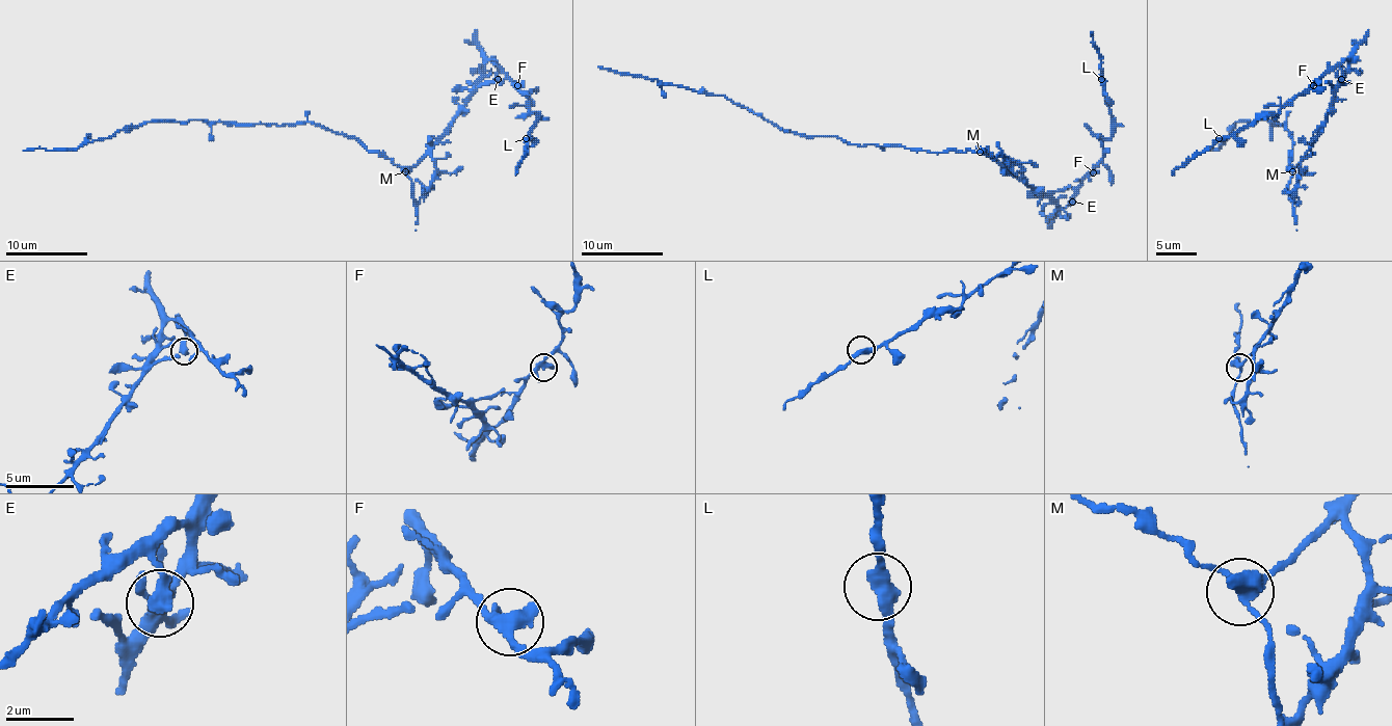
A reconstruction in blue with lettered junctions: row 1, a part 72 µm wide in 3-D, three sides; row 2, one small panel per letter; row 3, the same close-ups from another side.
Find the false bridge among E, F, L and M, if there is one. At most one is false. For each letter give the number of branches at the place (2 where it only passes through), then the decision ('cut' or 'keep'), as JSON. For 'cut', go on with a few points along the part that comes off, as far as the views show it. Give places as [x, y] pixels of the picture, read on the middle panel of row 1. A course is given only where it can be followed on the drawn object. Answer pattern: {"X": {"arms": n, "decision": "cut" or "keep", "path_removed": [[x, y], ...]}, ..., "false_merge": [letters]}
{"E": {"arms": 1, "decision": "keep"}, "F": {"arms": 3, "decision": "keep"}, "L": {"arms": 2, "decision": "keep"}, "M": {"arms": 3, "decision": "keep"}, "false_merge": []}

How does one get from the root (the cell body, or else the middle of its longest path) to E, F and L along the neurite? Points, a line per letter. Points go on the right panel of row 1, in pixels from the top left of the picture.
E: (1292, 159), (1292, 168), (1323, 126), (1332, 98), (1345, 75), (1347, 60), (1339, 66), (1341, 79)
F: (1292, 159), (1292, 168), (1323, 126), (1332, 98), (1345, 75), (1347, 60), (1330, 69), (1313, 85)
L: (1292, 159), (1292, 168), (1323, 126), (1347, 60), (1321, 75), (1280, 111), (1260, 113), (1250, 124), (1219, 138)

